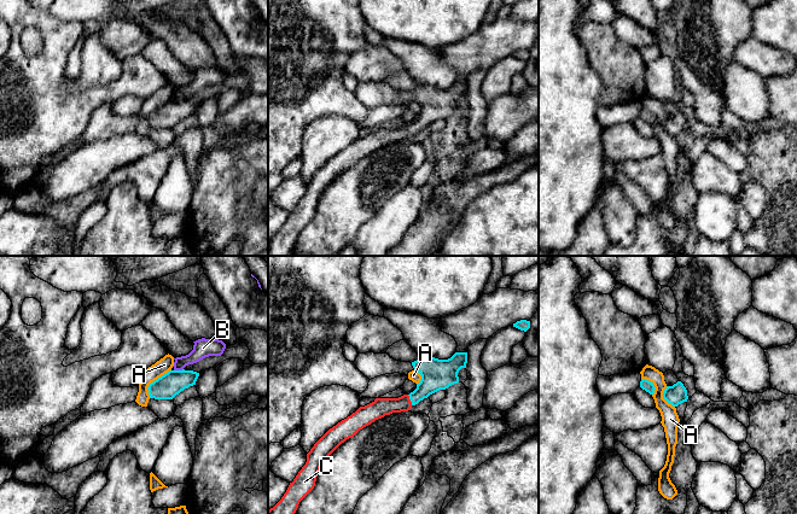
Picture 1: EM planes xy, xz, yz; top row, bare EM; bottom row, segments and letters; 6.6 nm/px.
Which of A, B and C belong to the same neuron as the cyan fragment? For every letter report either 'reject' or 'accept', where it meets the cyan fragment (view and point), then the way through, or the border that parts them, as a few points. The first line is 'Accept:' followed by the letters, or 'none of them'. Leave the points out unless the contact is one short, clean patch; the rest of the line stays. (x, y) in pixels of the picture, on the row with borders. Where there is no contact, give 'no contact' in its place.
Accept: C
A: reject | xy (155, 380) | along xy (170, 369), (149, 385), (149, 397)
B: reject | xy (178, 371) | along xy (182, 368), (174, 371)
C: accept | xz (409, 398) | across xz (436, 374), (409, 398), (401, 404), (380, 407)

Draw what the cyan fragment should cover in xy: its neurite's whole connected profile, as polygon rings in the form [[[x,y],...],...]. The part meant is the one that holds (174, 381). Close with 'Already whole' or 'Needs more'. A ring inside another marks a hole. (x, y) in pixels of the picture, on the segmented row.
[[[169,370],[147,387],[150,398],[173,399],[185,389],[196,385],[199,373],[193,370]]]. Already whole

